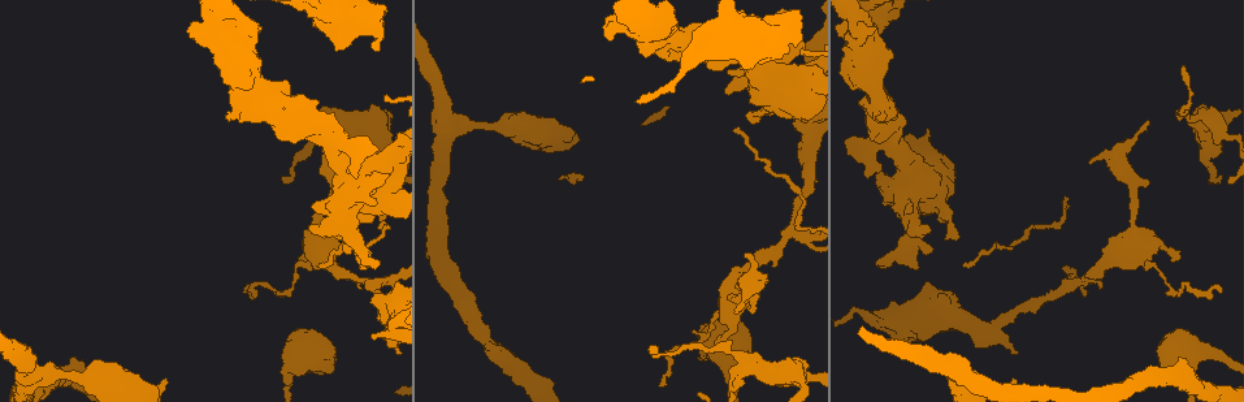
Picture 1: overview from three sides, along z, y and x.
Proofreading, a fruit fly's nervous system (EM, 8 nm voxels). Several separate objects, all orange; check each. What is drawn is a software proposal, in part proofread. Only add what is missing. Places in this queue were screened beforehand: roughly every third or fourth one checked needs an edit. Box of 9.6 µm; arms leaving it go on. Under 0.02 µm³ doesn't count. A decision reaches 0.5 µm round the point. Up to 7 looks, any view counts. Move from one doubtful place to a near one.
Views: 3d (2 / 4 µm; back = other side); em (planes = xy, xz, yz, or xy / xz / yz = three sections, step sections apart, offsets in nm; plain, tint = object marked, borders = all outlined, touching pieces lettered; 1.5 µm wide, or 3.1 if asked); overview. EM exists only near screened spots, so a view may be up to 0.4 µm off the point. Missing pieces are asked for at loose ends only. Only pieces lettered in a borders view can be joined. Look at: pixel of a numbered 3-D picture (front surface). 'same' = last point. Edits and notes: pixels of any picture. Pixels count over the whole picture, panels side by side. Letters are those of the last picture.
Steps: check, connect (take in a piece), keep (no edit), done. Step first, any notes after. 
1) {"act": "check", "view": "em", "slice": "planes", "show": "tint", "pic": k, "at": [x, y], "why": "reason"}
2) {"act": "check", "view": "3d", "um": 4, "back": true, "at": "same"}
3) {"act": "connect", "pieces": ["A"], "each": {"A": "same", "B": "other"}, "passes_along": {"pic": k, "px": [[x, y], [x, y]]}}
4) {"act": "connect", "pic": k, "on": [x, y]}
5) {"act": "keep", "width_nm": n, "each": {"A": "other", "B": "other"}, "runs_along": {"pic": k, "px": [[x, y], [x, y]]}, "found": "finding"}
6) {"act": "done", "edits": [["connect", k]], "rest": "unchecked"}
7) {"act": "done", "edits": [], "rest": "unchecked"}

{"act": "check", "view": "em", "slice": "planes", "show": "borders", "pic": 1, "at": [1148, 121], "why": "branch stops here"}

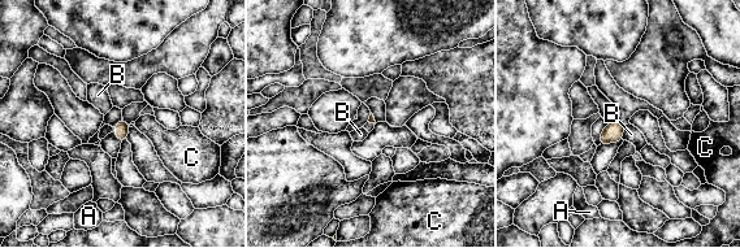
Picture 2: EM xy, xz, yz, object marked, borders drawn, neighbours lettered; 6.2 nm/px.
{"act": "keep", "each": {"A": "other", "B": "other", "C": "other"}, "border": {"pic": 2, "px": [[626, 125], [623, 139]]}, "found": "none of them fits"}

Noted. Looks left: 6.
{"act": "check", "view": "em", "slice": "planes", "show": "borders", "pic": 1, "at": [295, 97], "why": "branch stops here"}

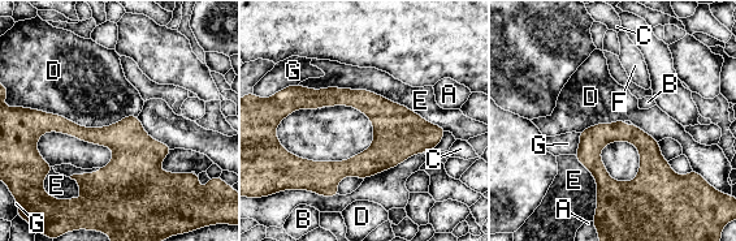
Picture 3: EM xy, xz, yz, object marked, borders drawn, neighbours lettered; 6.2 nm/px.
{"act": "keep", "each": {"A": "other", "B": "other", "C": "other", "D": "other", "E": "other", "F": "other", "G": "other"}, "runs_along": {"pic": 3, "px": [[38, 117], [170, 176]]}, "found": "no lettered piece goes on from it"}

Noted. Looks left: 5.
{"act": "check", "view": "3d", "um": 2, "pic": 1, "at": [1185, 66], "why": "long arm stops here"}

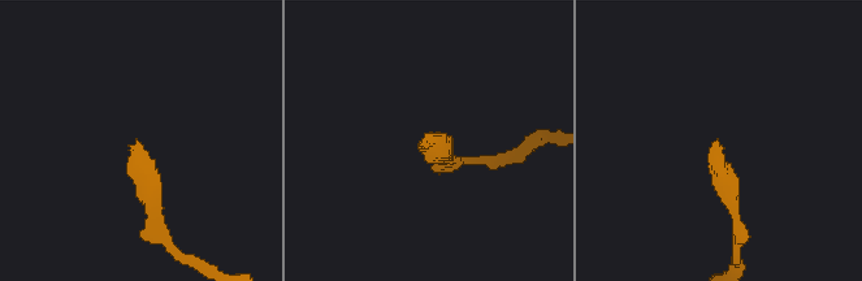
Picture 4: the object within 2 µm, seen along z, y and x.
{"act": "check", "view": "em", "slice": "planes", "show": "plain", "pic": 4, "at": [135, 141], "why": "now the EM"}

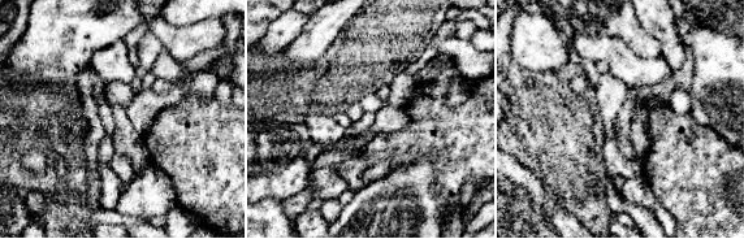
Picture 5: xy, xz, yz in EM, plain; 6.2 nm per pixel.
{"act": "check", "view": "em", "slice": "planes", "show": "borders", "at": "same", "why": "see the neighbours"}

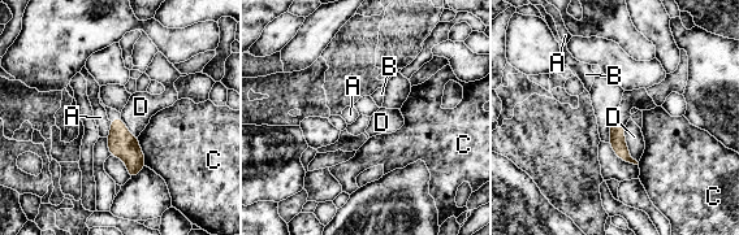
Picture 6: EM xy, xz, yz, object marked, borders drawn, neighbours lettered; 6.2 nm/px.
{"act": "keep", "width_nm": 100, "each": {"A": "other", "B": "other", "C": "other", "D": "other"}, "border": {"pic": 6, "px": [[623, 127], [627, 151], [638, 162]]}, "found": "no lettered piece goes on from it"}

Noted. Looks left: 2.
{"act": "done", "edits": [], "rest": "unchecked"}

